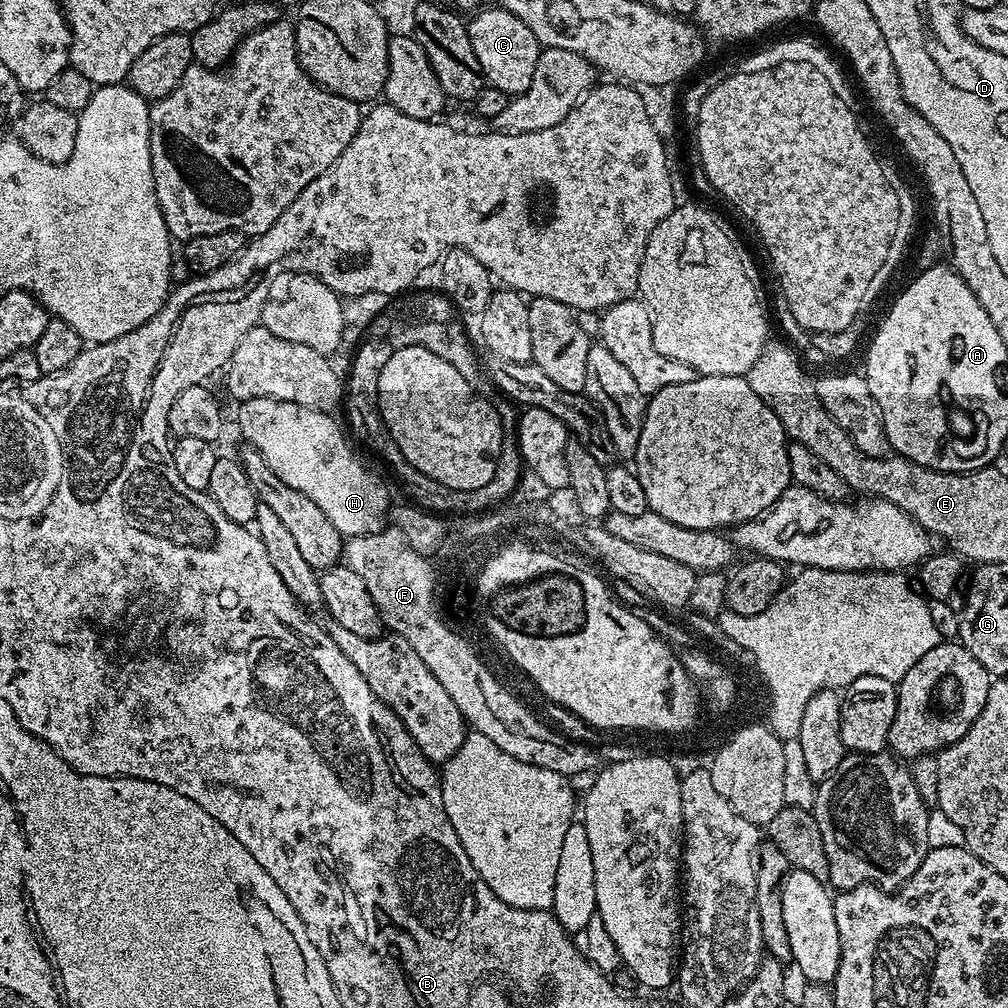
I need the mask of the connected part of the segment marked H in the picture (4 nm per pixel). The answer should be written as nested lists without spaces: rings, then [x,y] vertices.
[[[250,398],[243,401],[239,408],[240,432],[248,439],[245,441],[256,448],[262,458],[266,458],[266,466],[270,466],[270,470],[274,470],[274,474],[278,474],[278,478],[282,478],[286,486],[302,490],[302,494],[306,494],[310,502],[315,502],[318,510],[322,510],[322,514],[326,514],[326,518],[334,522],[341,536],[365,536],[384,531],[390,520],[388,488],[352,453],[345,429],[340,429],[329,413],[310,410],[294,402],[282,402],[278,398]]]

